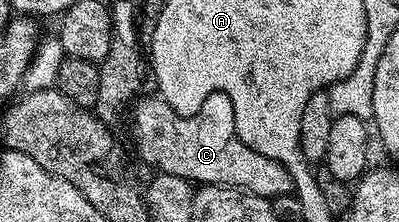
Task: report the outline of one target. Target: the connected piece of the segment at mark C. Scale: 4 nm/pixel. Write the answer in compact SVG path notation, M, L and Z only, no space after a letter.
M217 90L215 94L209 94L199 110L188 115L178 114L161 96L146 97L139 97L129 111L129 114L131 113L130 138L134 141L139 156L151 166L151 171L180 176L186 178L191 184L229 186L267 200L285 198L293 191L294 182L290 178L290 173L279 162L268 160L268 156L260 156L260 152L248 148L244 144L244 140L238 138L234 127L232 100L228 100L228 96L224 92Z

